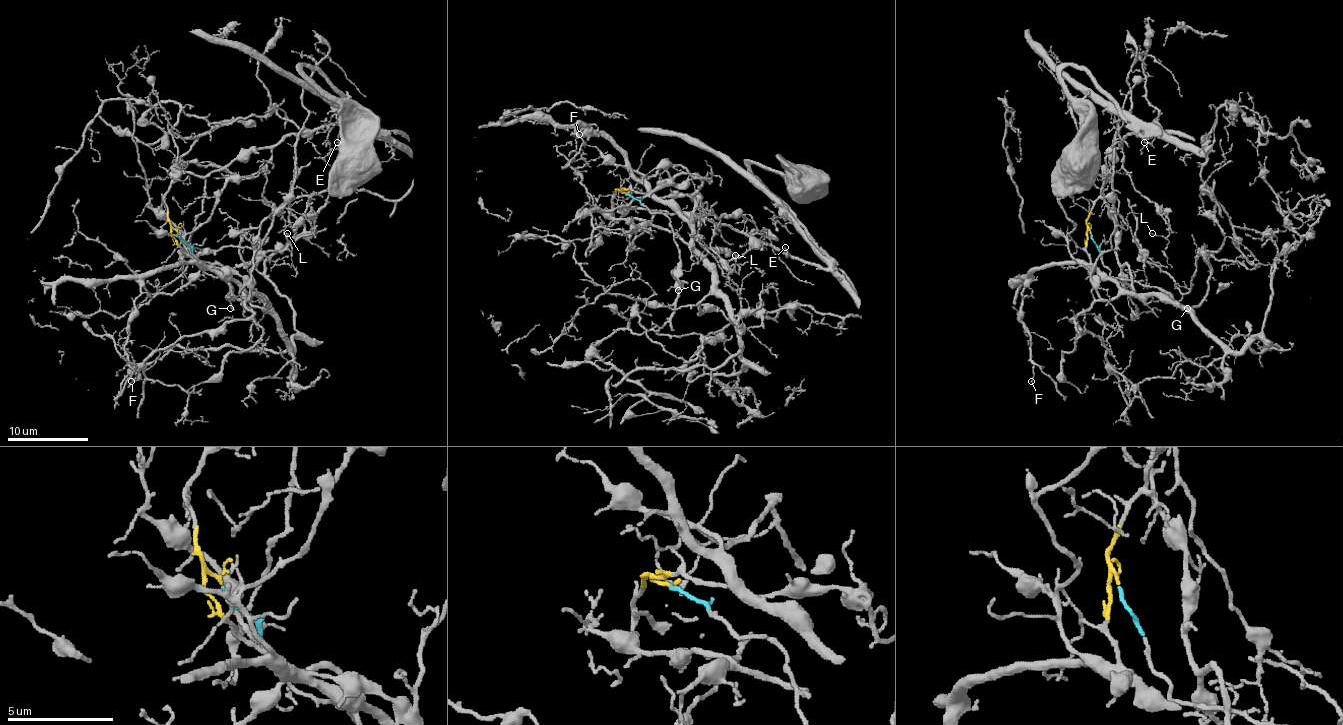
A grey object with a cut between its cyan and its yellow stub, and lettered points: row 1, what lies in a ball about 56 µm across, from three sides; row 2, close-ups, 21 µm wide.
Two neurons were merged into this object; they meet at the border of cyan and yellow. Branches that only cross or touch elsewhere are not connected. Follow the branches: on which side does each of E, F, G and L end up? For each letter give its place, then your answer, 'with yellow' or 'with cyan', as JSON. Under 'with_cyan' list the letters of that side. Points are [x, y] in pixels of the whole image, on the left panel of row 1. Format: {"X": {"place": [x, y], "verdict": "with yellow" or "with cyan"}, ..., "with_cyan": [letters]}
{"E": {"place": [337, 142], "verdict": "with yellow"}, "F": {"place": [131, 381], "verdict": "with cyan"}, "G": {"place": [230, 308], "verdict": "with cyan"}, "L": {"place": [287, 233], "verdict": "with yellow"}, "with_cyan": ["F", "G"]}

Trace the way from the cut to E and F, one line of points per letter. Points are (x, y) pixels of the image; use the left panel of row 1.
E: (177, 233), (164, 196), (183, 172), (207, 176), (292, 133), (329, 125), (339, 127), (337, 141)
F: (179, 233), (205, 271), (244, 292), (195, 263), (152, 271), (124, 347), (132, 381)

